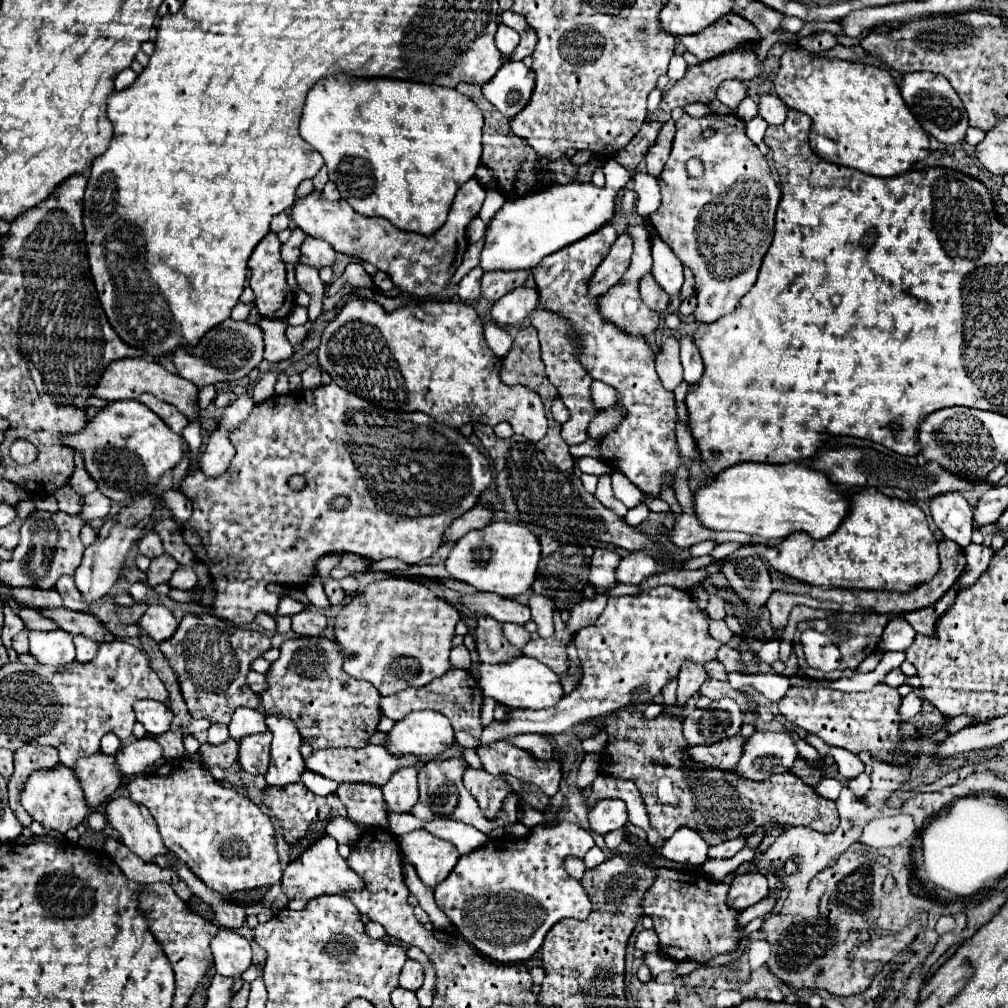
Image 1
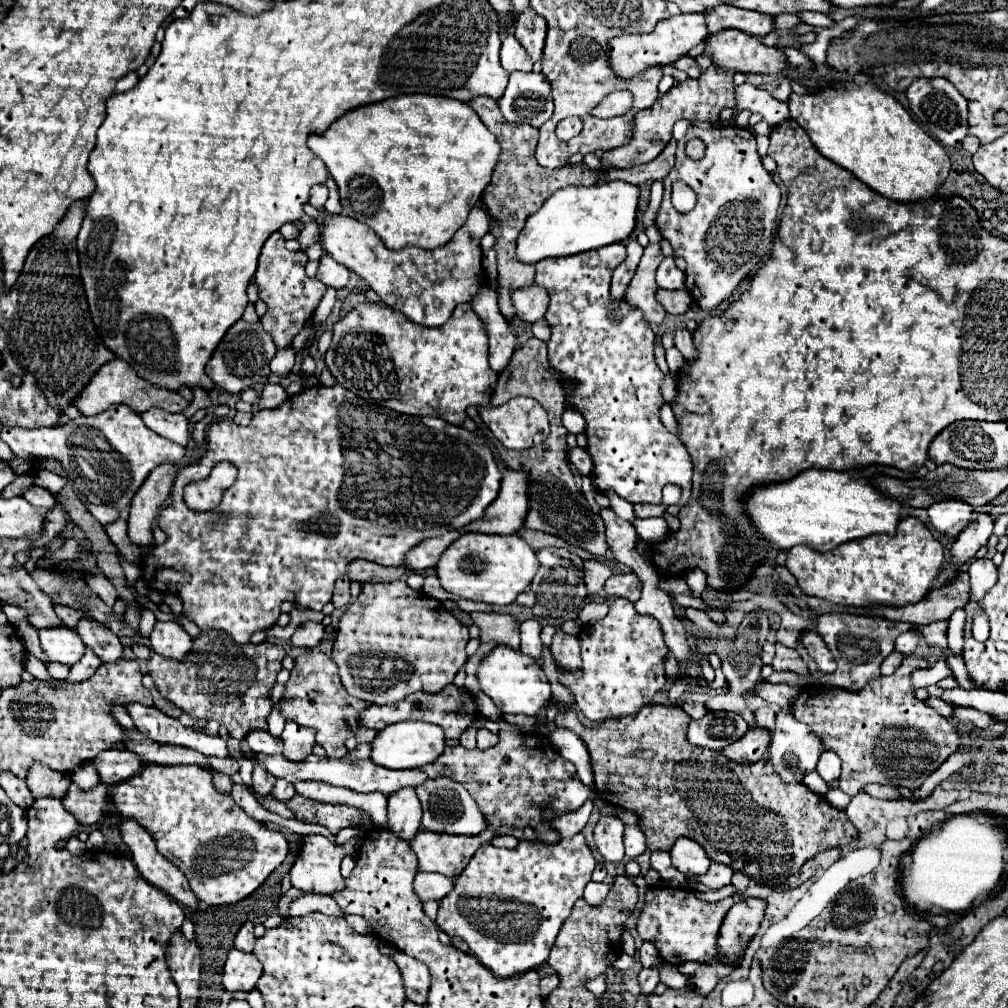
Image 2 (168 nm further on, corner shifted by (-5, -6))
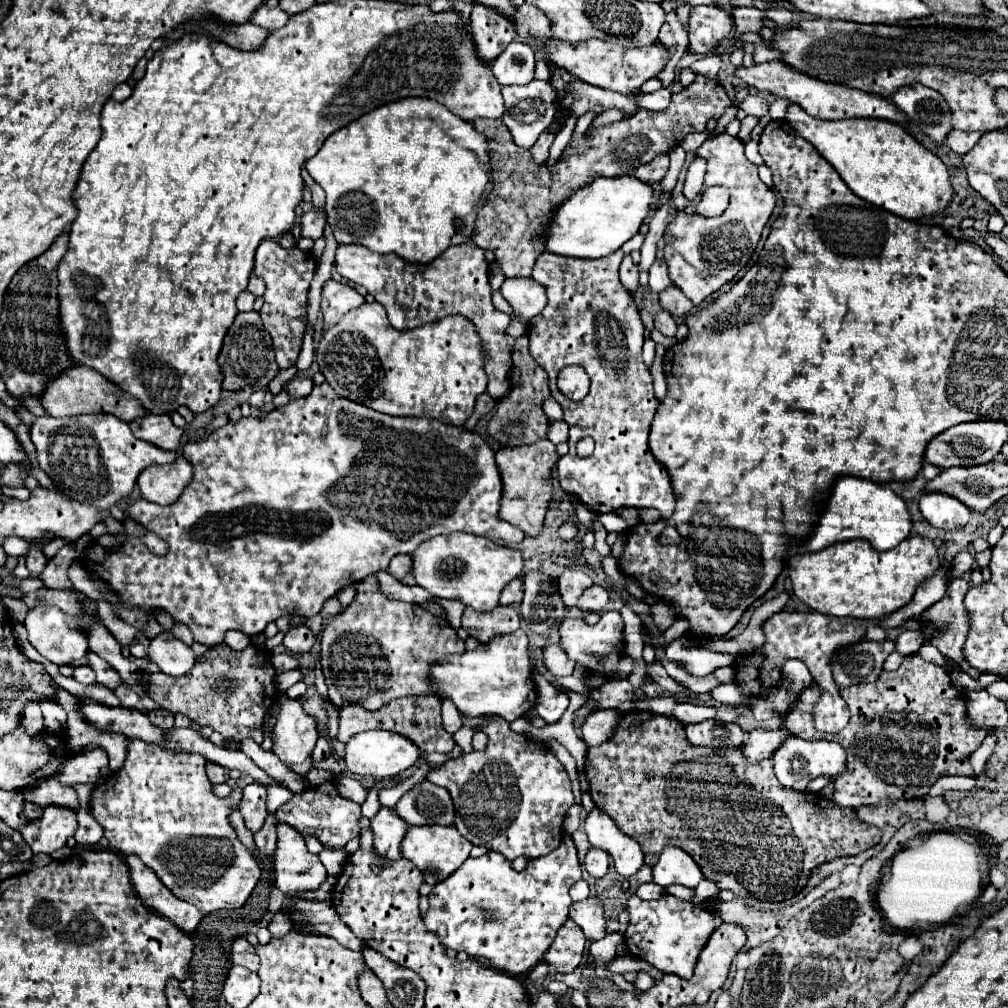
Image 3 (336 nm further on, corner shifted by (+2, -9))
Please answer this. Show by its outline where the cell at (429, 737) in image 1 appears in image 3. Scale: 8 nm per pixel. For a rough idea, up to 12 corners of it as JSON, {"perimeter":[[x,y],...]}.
{"perimeter":[[362,732],[346,744],[348,770],[386,780],[416,764],[406,736]]}

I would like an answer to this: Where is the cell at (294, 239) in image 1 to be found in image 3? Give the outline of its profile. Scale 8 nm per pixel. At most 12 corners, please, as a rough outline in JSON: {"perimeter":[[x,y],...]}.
{"perimeter":[[322,212],[304,214],[300,238],[318,240],[326,216]]}

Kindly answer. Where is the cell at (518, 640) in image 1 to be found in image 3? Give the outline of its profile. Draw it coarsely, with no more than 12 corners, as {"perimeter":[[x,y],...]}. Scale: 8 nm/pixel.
{"perimeter":[[620,714],[594,804],[720,890],[788,900],[880,842],[772,760]]}

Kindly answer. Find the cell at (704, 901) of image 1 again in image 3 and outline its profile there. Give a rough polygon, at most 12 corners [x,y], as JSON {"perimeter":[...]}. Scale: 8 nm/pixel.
{"perimeter":[[632,896],[626,948],[690,978],[718,914]]}

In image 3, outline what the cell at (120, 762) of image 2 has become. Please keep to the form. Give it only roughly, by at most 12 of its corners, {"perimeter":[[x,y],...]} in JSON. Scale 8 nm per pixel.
{"perimeter":[[104,748],[74,754],[56,778],[66,786],[94,784],[108,766]]}

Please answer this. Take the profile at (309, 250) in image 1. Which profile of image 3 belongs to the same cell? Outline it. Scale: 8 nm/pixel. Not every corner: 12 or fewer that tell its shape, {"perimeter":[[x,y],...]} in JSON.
{"perimeter":[[342,282],[322,290],[324,332],[364,304],[364,296]]}

